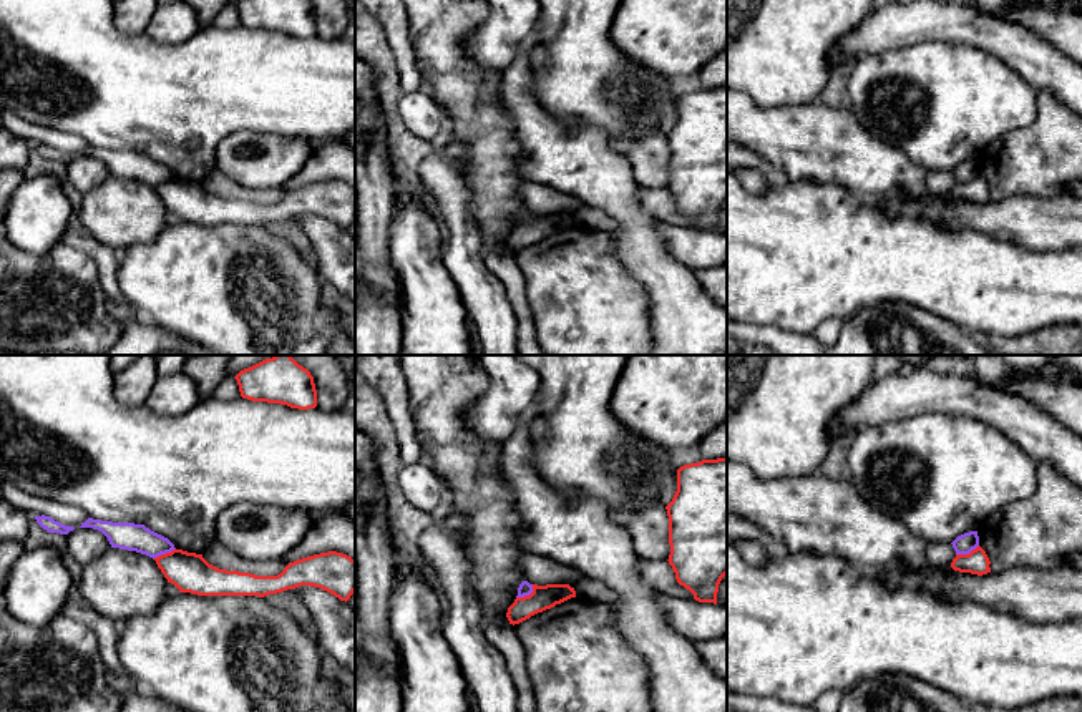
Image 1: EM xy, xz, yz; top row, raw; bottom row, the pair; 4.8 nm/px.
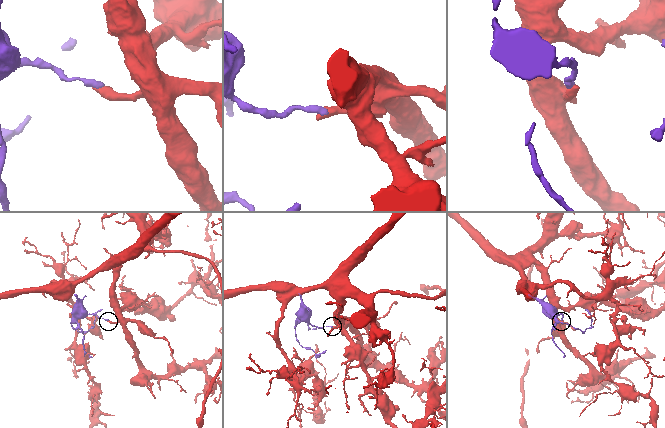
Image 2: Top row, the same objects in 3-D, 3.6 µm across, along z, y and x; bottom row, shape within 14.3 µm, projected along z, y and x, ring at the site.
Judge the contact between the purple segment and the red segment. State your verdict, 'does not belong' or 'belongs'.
does not belong

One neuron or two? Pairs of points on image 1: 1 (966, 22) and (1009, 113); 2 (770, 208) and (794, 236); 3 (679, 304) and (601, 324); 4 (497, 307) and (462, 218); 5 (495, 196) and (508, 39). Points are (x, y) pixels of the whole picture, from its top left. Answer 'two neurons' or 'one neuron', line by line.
1: two neurons
2: one neuron
3: two neurons
4: one neuron
5: two neurons

